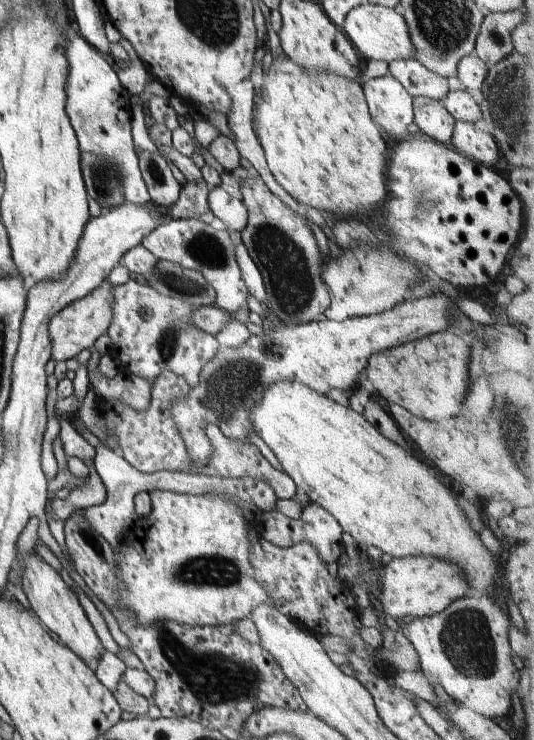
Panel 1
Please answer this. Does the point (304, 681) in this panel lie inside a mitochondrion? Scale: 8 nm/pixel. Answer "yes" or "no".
yes

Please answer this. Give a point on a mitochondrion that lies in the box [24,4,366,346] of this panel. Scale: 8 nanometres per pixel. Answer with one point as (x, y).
(290, 283)

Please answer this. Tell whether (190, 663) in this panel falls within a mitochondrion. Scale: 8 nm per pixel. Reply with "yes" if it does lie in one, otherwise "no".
yes

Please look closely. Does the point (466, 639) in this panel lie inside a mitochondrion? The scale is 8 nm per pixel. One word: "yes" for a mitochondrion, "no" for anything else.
yes

